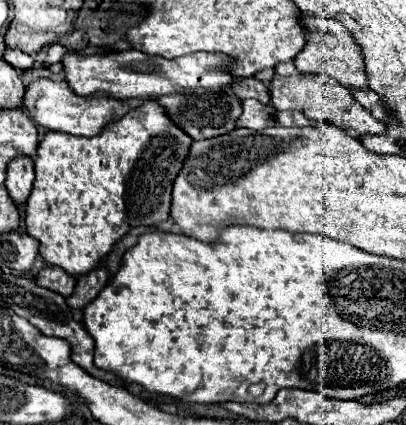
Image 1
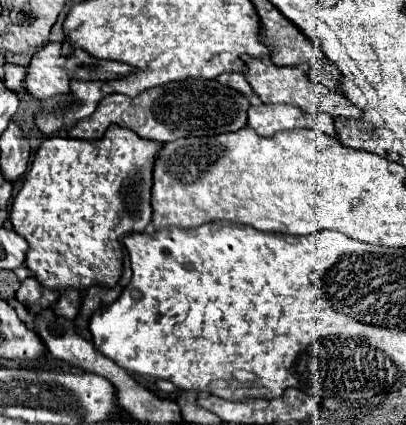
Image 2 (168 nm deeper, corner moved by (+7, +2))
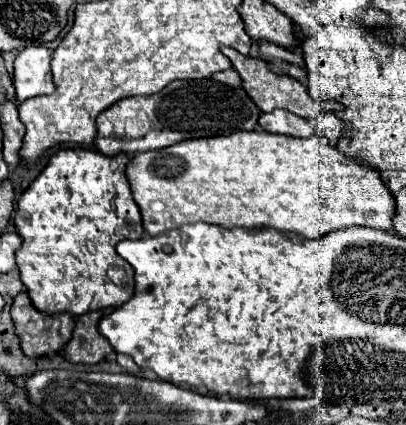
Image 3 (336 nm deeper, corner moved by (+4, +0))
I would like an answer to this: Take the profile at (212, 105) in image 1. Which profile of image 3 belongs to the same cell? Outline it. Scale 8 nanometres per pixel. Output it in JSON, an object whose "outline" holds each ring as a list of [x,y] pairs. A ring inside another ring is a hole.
{"outline":[[[212,78],[176,80],[154,96],[124,98],[100,112],[96,118],[94,148],[106,156],[162,150],[190,138],[228,136],[236,130],[254,130],[258,126],[258,116],[260,110],[244,88],[232,88]]]}

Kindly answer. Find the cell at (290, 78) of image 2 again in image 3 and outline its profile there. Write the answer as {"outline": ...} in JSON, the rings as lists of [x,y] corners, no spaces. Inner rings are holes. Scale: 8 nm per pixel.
{"outline":[[[224,46],[224,54],[232,60],[234,70],[240,74],[242,78],[242,86],[248,92],[248,96],[254,100],[254,104],[262,110],[262,112],[272,112],[274,108],[288,108],[290,112],[298,114],[300,118],[316,118],[322,112],[338,112],[342,110],[342,106],[338,102],[316,102],[310,92],[308,86],[304,86],[302,82],[290,78],[288,74],[276,74],[272,70],[272,66],[266,60],[258,60],[252,56],[242,56],[238,50]]]}

